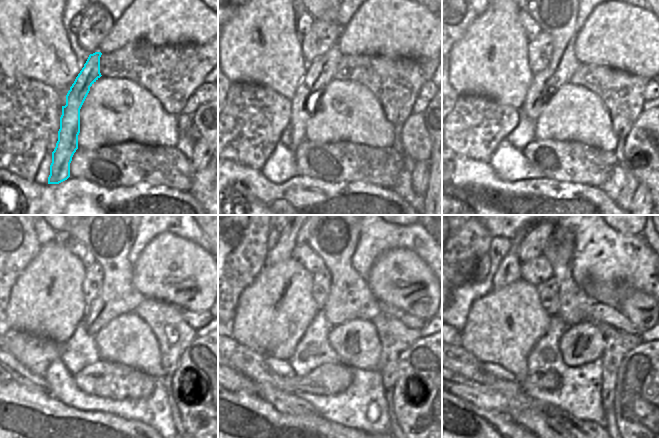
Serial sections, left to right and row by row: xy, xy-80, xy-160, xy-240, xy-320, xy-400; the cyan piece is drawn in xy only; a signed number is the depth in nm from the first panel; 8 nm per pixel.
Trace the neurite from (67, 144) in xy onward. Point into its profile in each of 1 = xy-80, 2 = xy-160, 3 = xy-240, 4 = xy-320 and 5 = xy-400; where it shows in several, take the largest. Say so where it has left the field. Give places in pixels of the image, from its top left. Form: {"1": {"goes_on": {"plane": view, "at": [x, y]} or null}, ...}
{"1": {"goes_on": {"plane": "xy-80", "at": [320, 72]}}, "2": {"goes_on": {"plane": "xy-160", "at": [555, 11]}}, "3": {"goes_on": {"plane": "xy-240", "at": [109, 235]}}, "4": {"goes_on": {"plane": "xy-320", "at": [334, 238]}}, "5": {"goes_on": {"plane": "xy-400", "at": [574, 308]}}}

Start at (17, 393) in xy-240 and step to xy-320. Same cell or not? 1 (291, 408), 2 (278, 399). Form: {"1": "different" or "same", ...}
{"1": "different", "2": "different"}

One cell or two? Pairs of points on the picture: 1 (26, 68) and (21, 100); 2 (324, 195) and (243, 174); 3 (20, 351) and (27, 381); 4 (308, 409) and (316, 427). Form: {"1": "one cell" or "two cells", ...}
{"1": "two cells", "2": "one cell", "3": "two cells", "4": "two cells"}

